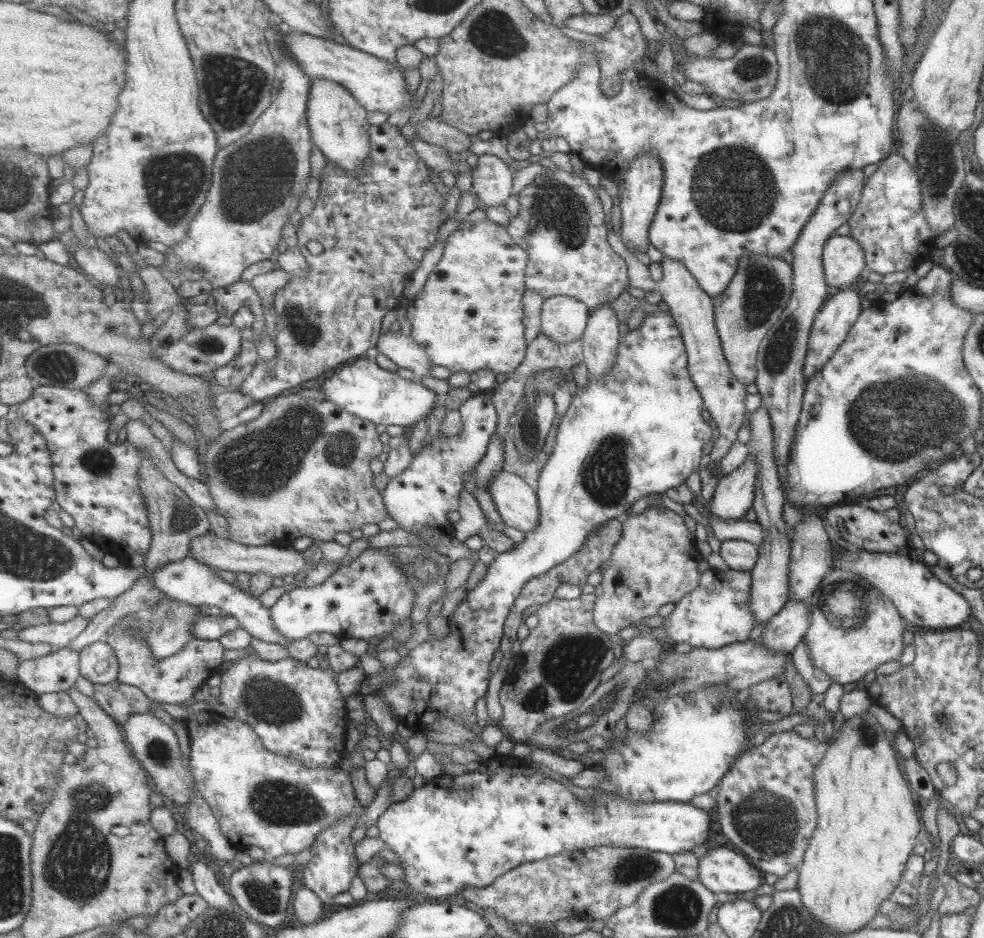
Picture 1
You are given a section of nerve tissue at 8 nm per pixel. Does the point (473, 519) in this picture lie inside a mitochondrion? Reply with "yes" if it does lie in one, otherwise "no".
no

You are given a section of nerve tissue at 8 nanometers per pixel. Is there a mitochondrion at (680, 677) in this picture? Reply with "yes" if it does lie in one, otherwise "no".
yes

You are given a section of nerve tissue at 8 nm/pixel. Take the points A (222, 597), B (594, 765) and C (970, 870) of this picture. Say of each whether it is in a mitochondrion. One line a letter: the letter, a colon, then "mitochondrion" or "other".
A: other
B: other
C: other

